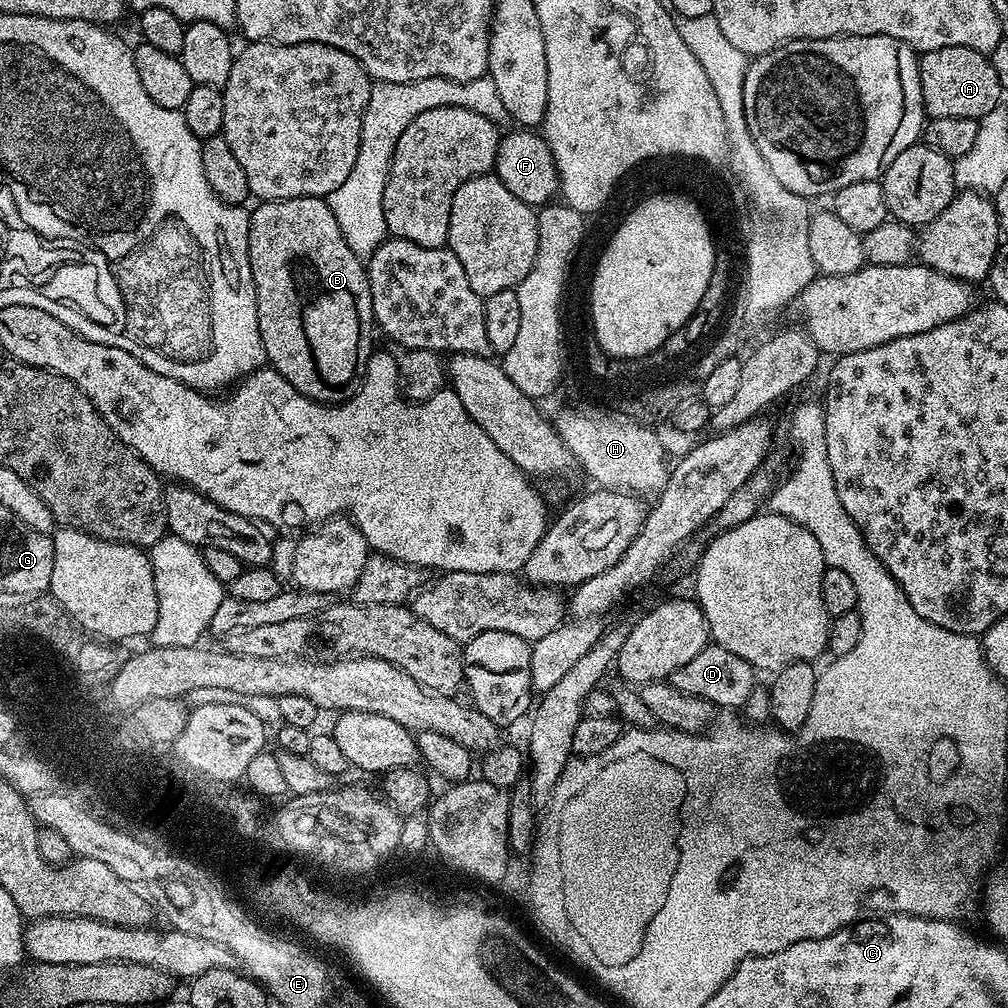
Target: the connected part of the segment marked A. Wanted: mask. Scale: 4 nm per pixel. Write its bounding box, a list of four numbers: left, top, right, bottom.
[919,46,1002,121]

